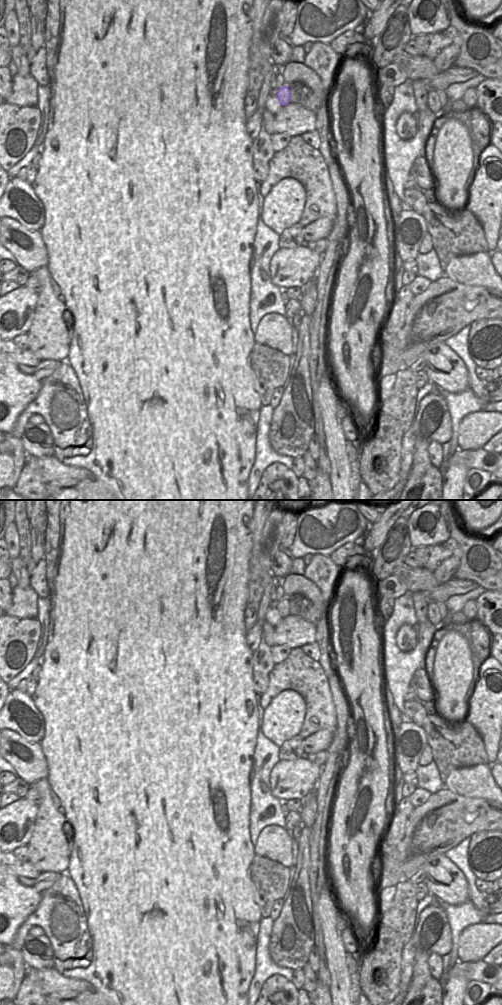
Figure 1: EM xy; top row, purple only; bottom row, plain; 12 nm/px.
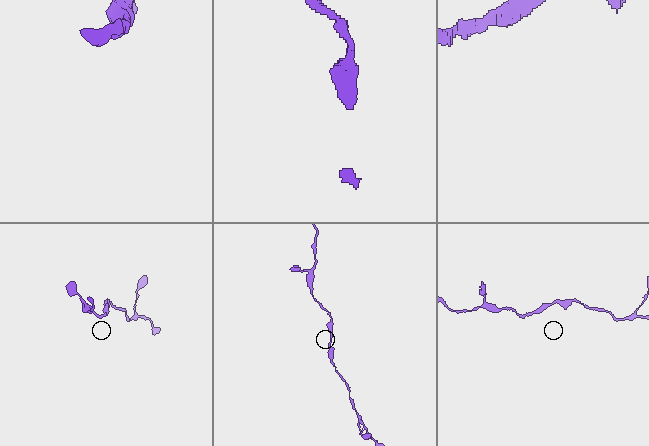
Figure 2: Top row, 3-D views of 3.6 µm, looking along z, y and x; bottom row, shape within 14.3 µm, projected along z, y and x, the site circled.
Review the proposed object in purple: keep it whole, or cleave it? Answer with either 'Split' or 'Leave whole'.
Leave whole

